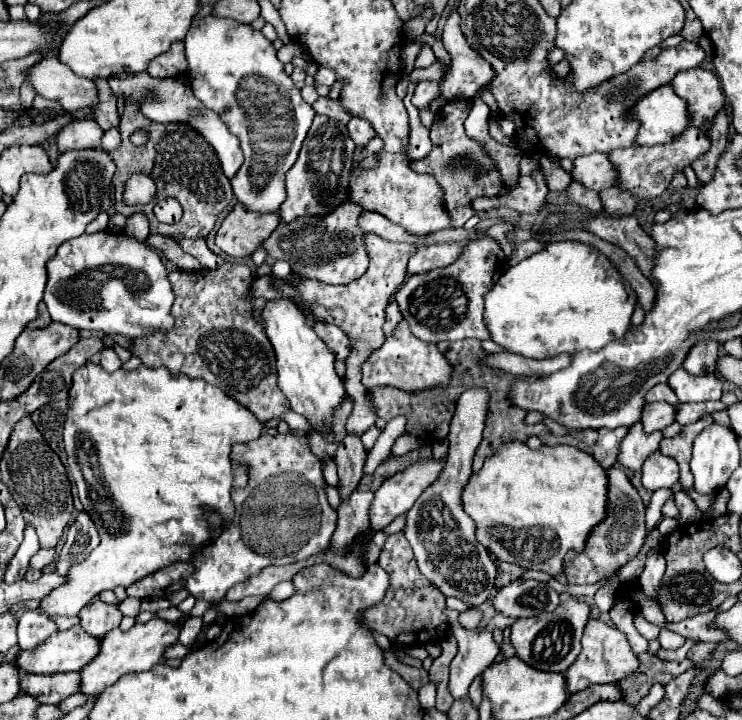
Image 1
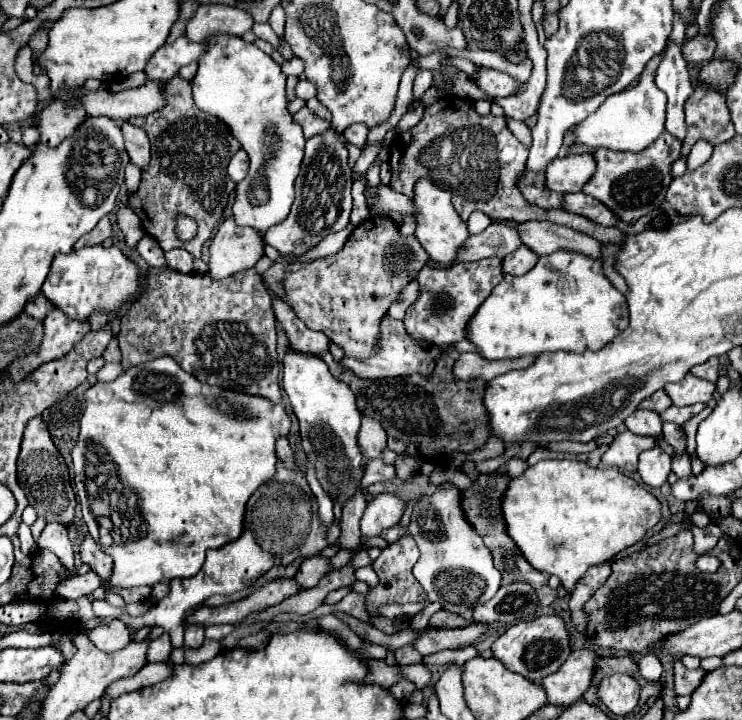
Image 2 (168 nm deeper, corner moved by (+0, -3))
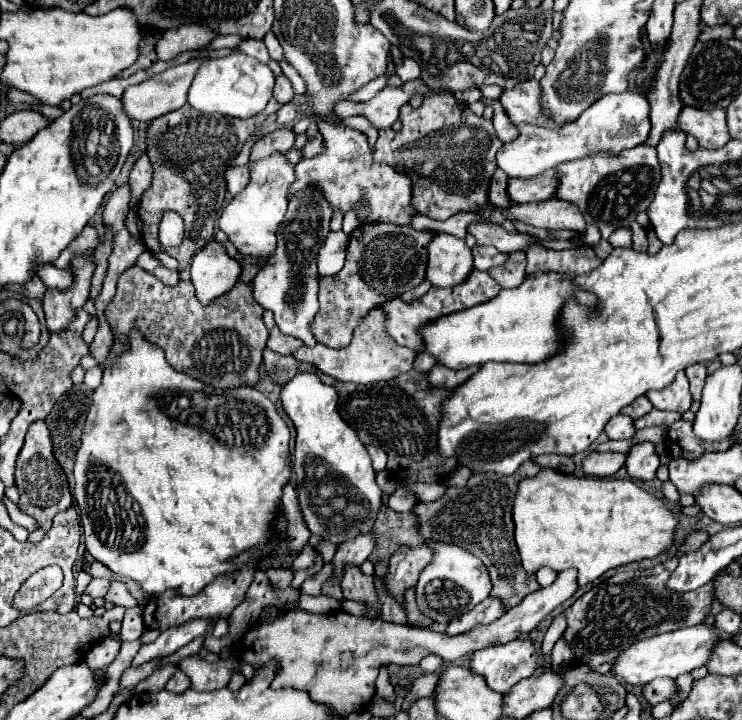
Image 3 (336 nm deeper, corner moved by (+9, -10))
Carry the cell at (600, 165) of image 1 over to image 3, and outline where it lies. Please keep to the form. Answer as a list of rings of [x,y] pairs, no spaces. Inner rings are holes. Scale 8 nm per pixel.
[[[547,170],[543,174],[531,178],[509,178],[507,182],[507,196],[515,204],[523,202],[543,202],[555,196],[557,190],[557,172]]]

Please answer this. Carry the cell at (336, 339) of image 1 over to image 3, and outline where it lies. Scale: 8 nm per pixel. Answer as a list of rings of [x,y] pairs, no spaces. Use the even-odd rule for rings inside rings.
[[[265,310],[265,326],[269,328],[267,348],[271,348],[273,352],[279,352],[279,354],[291,354],[291,352],[295,352],[295,348],[303,346],[303,342],[301,342],[299,338],[287,336],[287,334],[283,334],[283,332],[277,328],[277,324],[275,324],[273,316],[271,316],[271,310]]]

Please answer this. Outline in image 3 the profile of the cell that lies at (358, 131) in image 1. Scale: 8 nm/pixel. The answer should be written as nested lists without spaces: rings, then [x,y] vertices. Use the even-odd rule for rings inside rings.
[[[319,124],[319,132],[323,134],[323,152],[309,160],[303,158],[295,166],[295,182],[291,184],[289,200],[305,188],[319,188],[319,192],[323,192],[325,200],[331,204],[333,212],[345,214],[349,210],[367,210],[367,224],[411,224],[411,218],[417,214],[411,204],[411,180],[391,166],[381,168],[373,160],[373,150],[363,132],[345,124]],[[315,176],[323,186],[315,186]],[[379,182],[381,186],[377,186]]]

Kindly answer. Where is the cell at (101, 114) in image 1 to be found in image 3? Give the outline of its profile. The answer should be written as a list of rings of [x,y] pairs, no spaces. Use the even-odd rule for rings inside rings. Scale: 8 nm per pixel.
[[[141,154],[135,164],[133,164],[133,170],[129,174],[129,186],[131,186],[131,208],[137,208],[139,206],[139,200],[145,192],[145,188],[151,186],[151,180],[153,180],[153,168],[151,168],[151,162],[145,154]]]

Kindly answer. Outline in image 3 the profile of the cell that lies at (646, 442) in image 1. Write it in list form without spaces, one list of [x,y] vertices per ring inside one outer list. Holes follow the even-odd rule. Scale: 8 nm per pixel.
[[[591,450],[585,458],[583,458],[583,472],[587,476],[599,476],[599,478],[607,478],[613,476],[623,464],[625,464],[627,454],[621,452],[597,452]]]

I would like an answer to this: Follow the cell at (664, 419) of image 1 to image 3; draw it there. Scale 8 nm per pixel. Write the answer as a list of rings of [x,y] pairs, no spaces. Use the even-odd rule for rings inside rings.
[[[617,414],[605,426],[605,434],[609,436],[609,440],[625,440],[625,438],[631,438],[635,434],[633,420],[629,416],[625,416],[625,414]]]

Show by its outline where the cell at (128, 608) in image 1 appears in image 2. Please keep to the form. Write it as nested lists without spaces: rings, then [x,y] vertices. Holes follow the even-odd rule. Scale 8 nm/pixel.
[[[92,601],[92,605],[94,605],[94,615],[98,617],[120,617],[122,615],[120,609],[108,605],[106,601]]]

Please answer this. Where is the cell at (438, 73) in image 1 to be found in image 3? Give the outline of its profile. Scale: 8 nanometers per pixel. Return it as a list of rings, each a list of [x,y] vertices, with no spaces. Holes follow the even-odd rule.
[[[482,97],[481,101],[485,106],[491,106],[493,110],[495,110],[495,114],[493,114],[493,124],[495,124],[495,130],[497,130],[497,134],[501,136],[501,140],[503,140],[503,142],[515,140],[517,134],[519,134],[519,130],[517,130],[517,126],[509,120],[509,116],[507,116],[505,108],[501,108],[499,100]]]

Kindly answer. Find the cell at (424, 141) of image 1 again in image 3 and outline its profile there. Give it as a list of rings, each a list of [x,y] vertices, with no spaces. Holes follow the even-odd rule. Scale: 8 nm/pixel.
[[[403,58],[403,62],[399,66],[393,66],[395,72],[401,76],[403,82],[407,80],[415,80],[419,78],[419,64],[415,60],[409,60],[409,58]]]

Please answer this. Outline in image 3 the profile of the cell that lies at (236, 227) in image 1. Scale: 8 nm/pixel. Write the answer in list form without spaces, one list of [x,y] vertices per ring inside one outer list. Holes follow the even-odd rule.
[[[217,240],[209,242],[193,256],[191,262],[191,284],[195,288],[195,298],[201,304],[211,304],[211,300],[223,296],[237,284],[239,270],[239,262],[227,256],[223,244]]]

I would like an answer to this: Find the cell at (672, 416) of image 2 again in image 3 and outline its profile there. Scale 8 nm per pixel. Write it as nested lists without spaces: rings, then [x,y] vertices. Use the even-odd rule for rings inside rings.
[[[653,408],[647,416],[635,420],[633,424],[635,424],[635,428],[639,430],[639,428],[645,428],[645,426],[661,426],[661,424],[667,424],[667,426],[669,426],[669,424],[677,422],[679,418],[681,418],[679,412],[667,412],[667,410],[657,410],[657,408]]]

